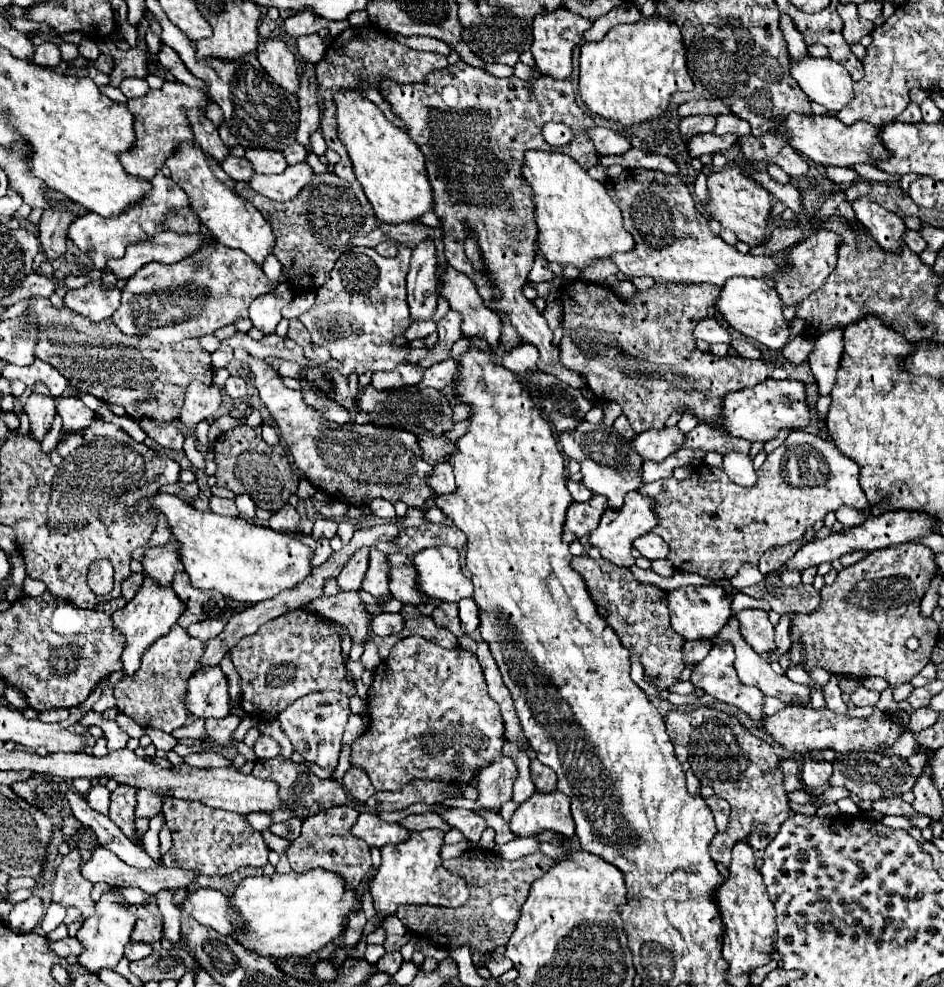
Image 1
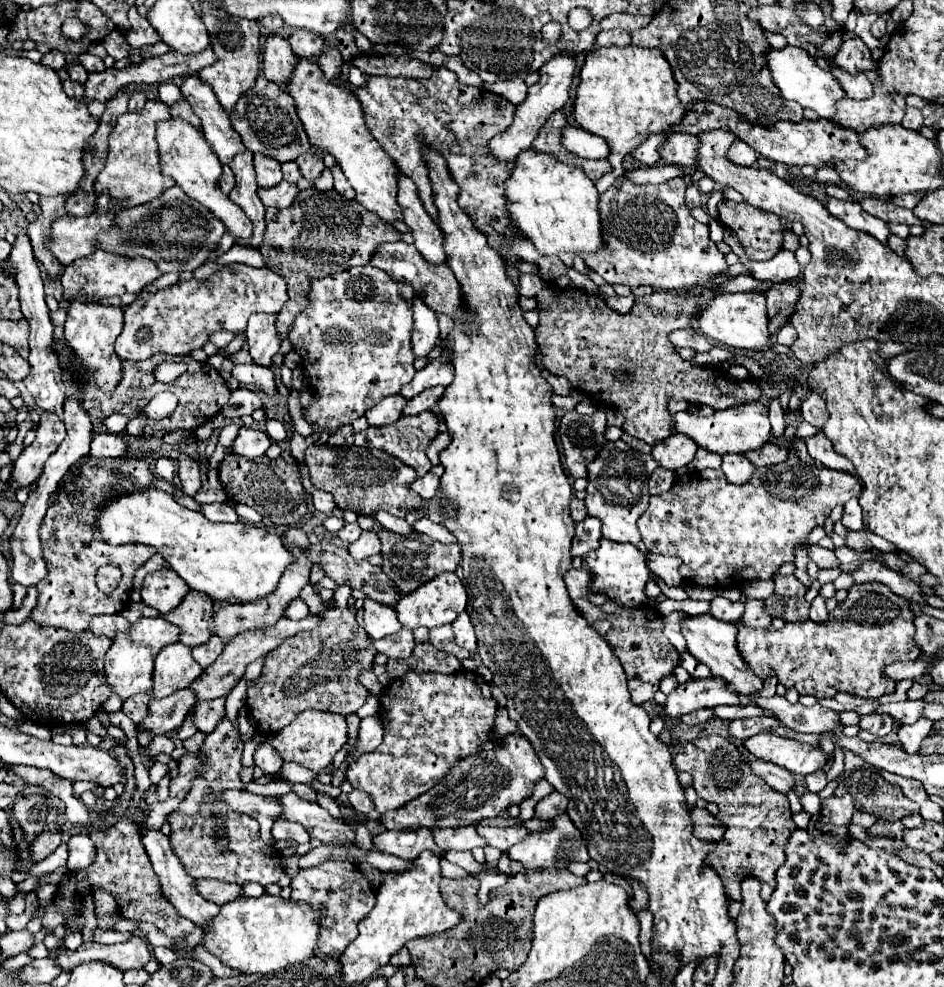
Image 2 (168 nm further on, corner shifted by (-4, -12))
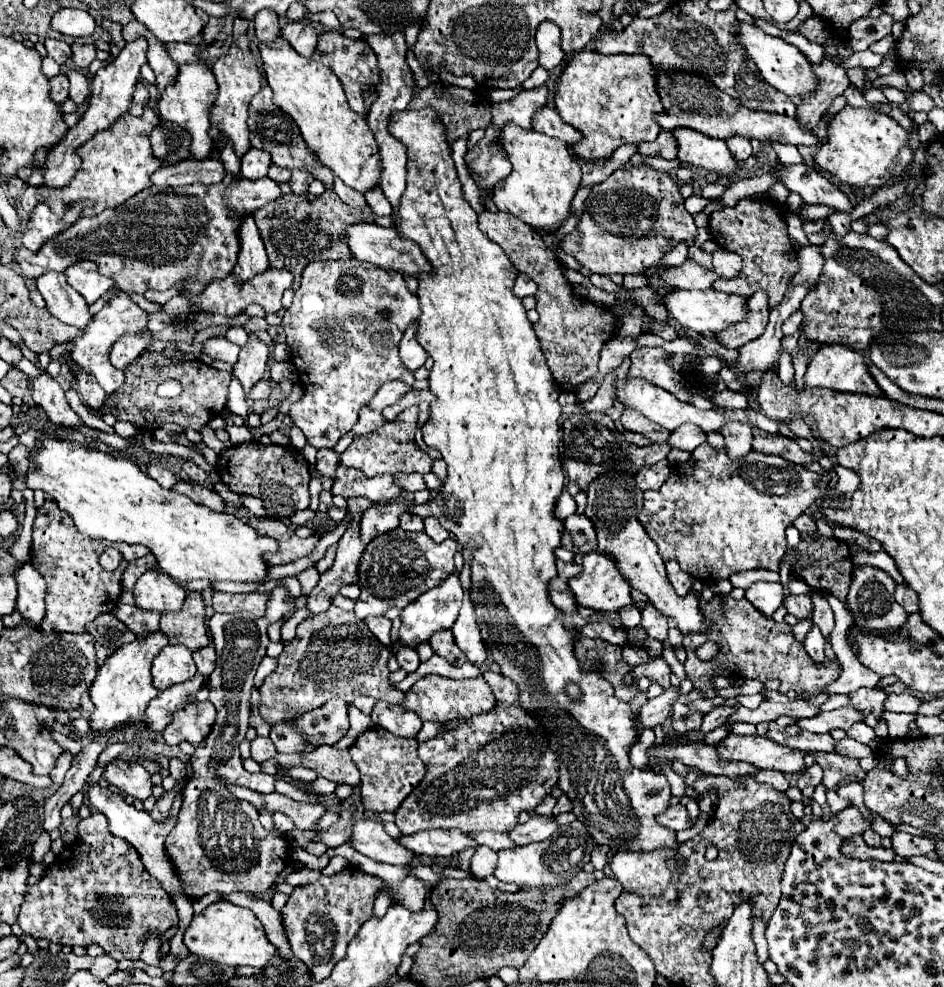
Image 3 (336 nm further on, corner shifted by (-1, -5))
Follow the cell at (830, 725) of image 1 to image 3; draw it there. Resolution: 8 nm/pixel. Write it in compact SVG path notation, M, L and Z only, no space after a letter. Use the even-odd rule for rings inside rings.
M729 734L719 744L721 760L751 762L759 770L779 770L783 774L799 774L805 770L805 752L787 748L765 736Z

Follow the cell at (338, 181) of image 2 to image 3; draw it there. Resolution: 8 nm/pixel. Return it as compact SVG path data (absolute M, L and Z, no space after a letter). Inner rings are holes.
M335 176L335 182L333 182L333 190L335 190L335 194L337 194L347 206L351 206L351 208L363 208L365 198L363 198L359 192L355 192L353 188L345 186L343 180L339 180L337 176Z

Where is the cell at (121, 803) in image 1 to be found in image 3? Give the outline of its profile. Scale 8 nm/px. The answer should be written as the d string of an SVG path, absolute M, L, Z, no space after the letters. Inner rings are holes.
M91 814L77 826L79 840L71 848L69 854L73 856L59 856L59 862L53 862L45 876L35 884L27 888L27 900L23 902L23 908L19 912L17 924L23 928L23 932L31 934L33 938L45 938L55 944L69 944L69 946L89 946L99 944L107 954L115 956L115 960L123 958L139 958L143 948L143 938L147 934L161 934L169 930L171 926L177 926L179 916L177 908L171 900L171 896L161 888L157 880L151 880L147 876L147 870L143 868L139 852L127 840L121 840L119 836L113 836L109 832L109 820L103 814Z

